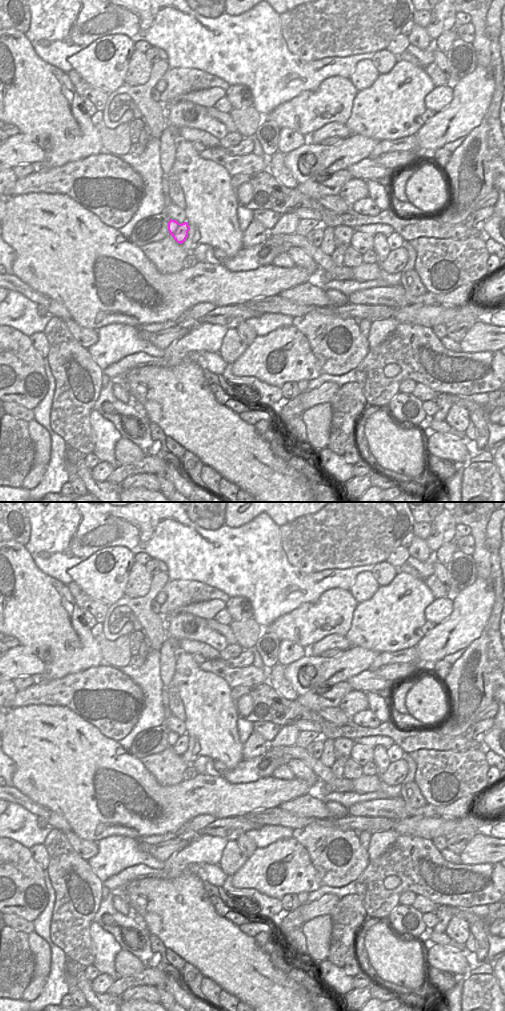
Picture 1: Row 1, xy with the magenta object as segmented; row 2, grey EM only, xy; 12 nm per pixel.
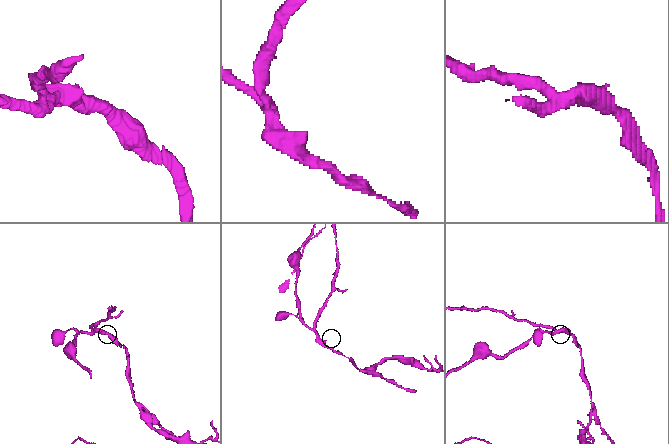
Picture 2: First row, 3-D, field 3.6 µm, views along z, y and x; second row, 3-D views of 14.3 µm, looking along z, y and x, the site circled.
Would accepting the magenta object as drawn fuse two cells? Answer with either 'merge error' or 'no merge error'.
merge error

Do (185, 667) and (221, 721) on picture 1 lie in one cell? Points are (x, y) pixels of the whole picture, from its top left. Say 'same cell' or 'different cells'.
same cell

